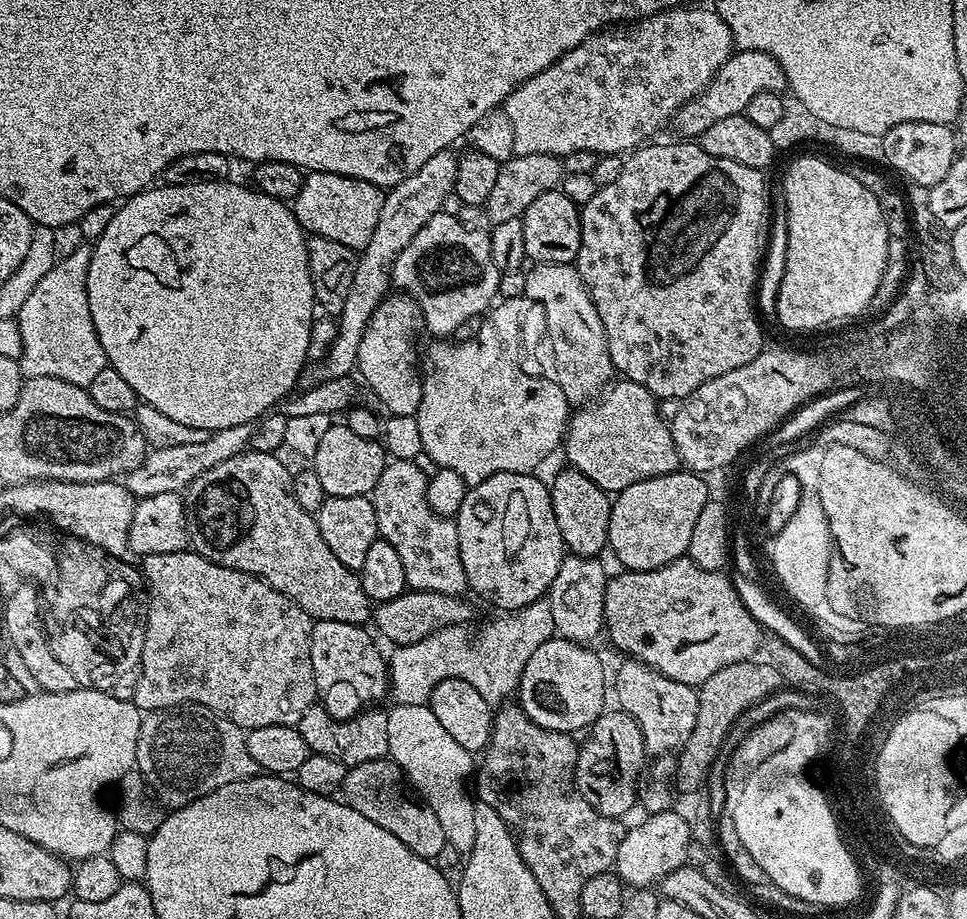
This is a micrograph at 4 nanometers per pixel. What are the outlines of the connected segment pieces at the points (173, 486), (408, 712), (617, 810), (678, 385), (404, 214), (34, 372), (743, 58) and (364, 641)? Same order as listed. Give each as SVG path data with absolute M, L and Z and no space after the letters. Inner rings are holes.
M248 421L238 426L217 429L204 442L194 442L187 446L166 446L149 451L137 468L126 473L122 483L128 493L137 498L171 492L183 493L192 481L206 474L206 470L245 451L251 434L254 434L255 424L255 421Z
M397 704L388 712L388 750L418 796L420 791L419 799L434 810L434 818L442 822L442 830L448 839L447 847L451 851L453 848L460 854L467 854L474 846L474 804L464 793L464 779L471 772L473 775L473 753L467 752L458 746L458 742L454 742L454 738L450 738L450 733L442 727L438 718L434 718L428 704Z
M623 710L603 711L595 724L587 729L586 735L588 737L584 744L582 740L576 757L576 789L602 815L624 818L632 807L637 807L638 785L646 768L642 730L635 718Z
M696 142L676 143L680 144L650 145L651 143L649 143L647 146L637 147L635 151L625 159L624 165L622 166L622 174L618 174L618 178L614 182L610 182L610 186L597 188L594 198L590 198L590 202L586 202L582 205L580 208L580 229L582 230L582 238L580 239L580 249L574 261L574 266L580 271L582 282L588 287L590 298L598 310L598 318L602 318L602 326L606 334L606 342L610 350L613 369L615 369L623 379L633 380L642 386L646 386L646 390L650 390L652 395L659 398L661 401L673 400L673 402L690 395L694 390L698 390L698 386L702 386L702 382L706 382L710 378L718 378L718 374L726 374L730 370L738 370L738 366L746 366L746 362L750 362L754 359L765 347L764 336L760 333L760 320L756 317L755 310L752 309L752 295L756 292L756 275L760 272L760 259L763 258L764 247L768 244L768 227L772 224L772 200L768 197L768 184L764 181L765 173L761 171L761 169L742 166L742 162L730 162L730 158L714 158L714 154L706 154L706 150L702 150L699 143Z
M445 150L434 154L430 162L418 166L410 178L392 185L387 189L382 211L378 214L378 226L374 226L374 234L370 242L359 253L356 269L354 270L354 286L352 292L346 298L346 306L342 306L338 323L340 323L340 333L336 336L336 341L332 344L332 349L325 354L324 360L313 359L305 363L301 368L298 377L298 384L301 389L309 389L325 383L327 380L351 377L356 368L356 358L358 346L362 340L362 334L368 325L368 319L380 301L389 295L388 283L392 280L392 263L412 248L414 238L424 229L426 222L434 218L441 211L440 208L447 202L448 196L453 195L456 187L456 161L455 155L451 156L451 151Z
M86 243L68 256L57 259L49 274L34 286L33 293L17 313L24 348L21 368L27 377L62 378L72 385L87 387L95 375L108 366L90 316L86 282L91 257L92 247Z
M736 50L698 95L691 96L681 108L676 109L670 124L671 127L676 127L676 132L680 135L677 137L698 138L704 133L706 126L714 126L718 118L743 114L746 106L750 106L750 98L763 92L780 94L785 88L784 71L773 56L754 50Z
M317 620L313 623L310 636L310 662L314 670L317 693L324 694L339 684L344 684L348 692L356 700L361 700L361 705L368 706L371 700L380 700L383 696L389 695L389 665L386 663L385 653L382 654L376 649L372 636L368 633L367 627L359 624L347 624L346 622L330 622L329 620Z

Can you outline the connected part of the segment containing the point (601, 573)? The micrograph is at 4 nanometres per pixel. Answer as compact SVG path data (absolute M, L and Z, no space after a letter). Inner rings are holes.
M565 555L562 566L555 575L554 582L546 593L551 606L555 633L564 640L587 645L593 643L599 632L603 631L605 590L609 575L597 557Z

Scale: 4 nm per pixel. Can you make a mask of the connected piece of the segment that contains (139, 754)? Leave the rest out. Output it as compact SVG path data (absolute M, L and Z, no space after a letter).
M182 704L175 708L162 708L147 713L140 721L140 733L136 743L136 762L134 768L144 776L149 789L154 793L155 799L161 805L175 810L209 796L225 788L227 784L253 780L261 775L258 762L246 750L246 732L229 720L222 720L209 713L208 709L198 704Z

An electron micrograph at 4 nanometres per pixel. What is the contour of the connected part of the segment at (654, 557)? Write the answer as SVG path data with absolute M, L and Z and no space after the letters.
M677 470L665 476L652 476L649 480L634 482L634 486L626 486L612 500L610 514L610 530L607 547L624 563L625 569L634 572L649 572L655 568L666 566L672 560L679 560L687 553L690 546L690 534L694 531L694 522L698 522L698 514L702 514L702 506L710 499L708 484L703 475L691 470Z

